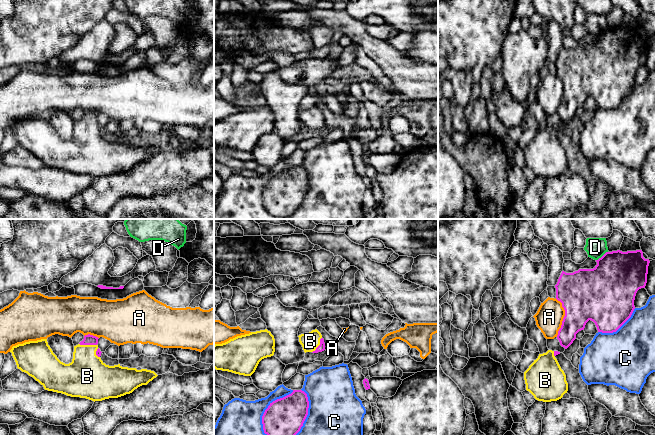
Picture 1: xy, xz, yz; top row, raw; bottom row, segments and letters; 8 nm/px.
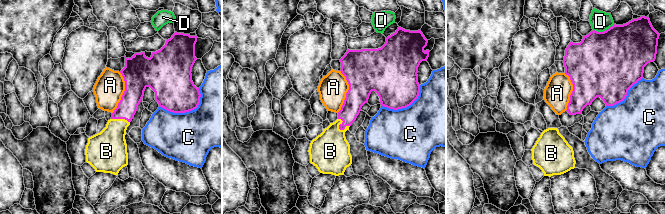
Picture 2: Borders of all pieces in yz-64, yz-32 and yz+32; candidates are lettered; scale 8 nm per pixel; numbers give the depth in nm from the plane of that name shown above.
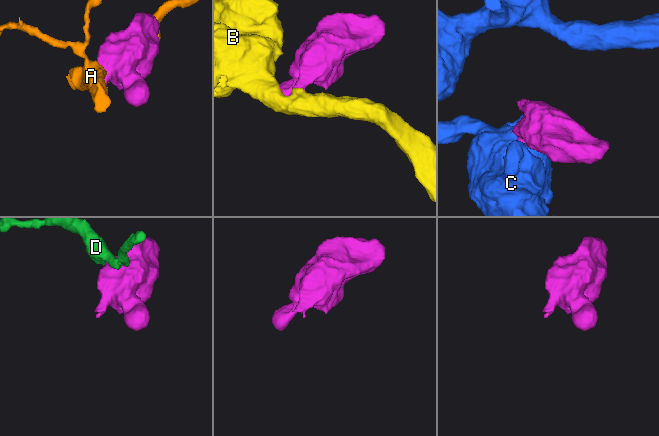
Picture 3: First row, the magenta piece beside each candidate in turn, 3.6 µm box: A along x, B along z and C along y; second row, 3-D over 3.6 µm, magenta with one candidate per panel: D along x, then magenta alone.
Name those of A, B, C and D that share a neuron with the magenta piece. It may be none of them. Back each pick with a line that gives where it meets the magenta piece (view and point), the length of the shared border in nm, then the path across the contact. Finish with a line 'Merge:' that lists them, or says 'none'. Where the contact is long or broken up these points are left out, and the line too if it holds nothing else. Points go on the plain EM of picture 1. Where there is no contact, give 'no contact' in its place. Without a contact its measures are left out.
B: contact xy (88, 120); length 140 nm; way xy (88, 115), (88, 120), (87, 151)
Merge: B

